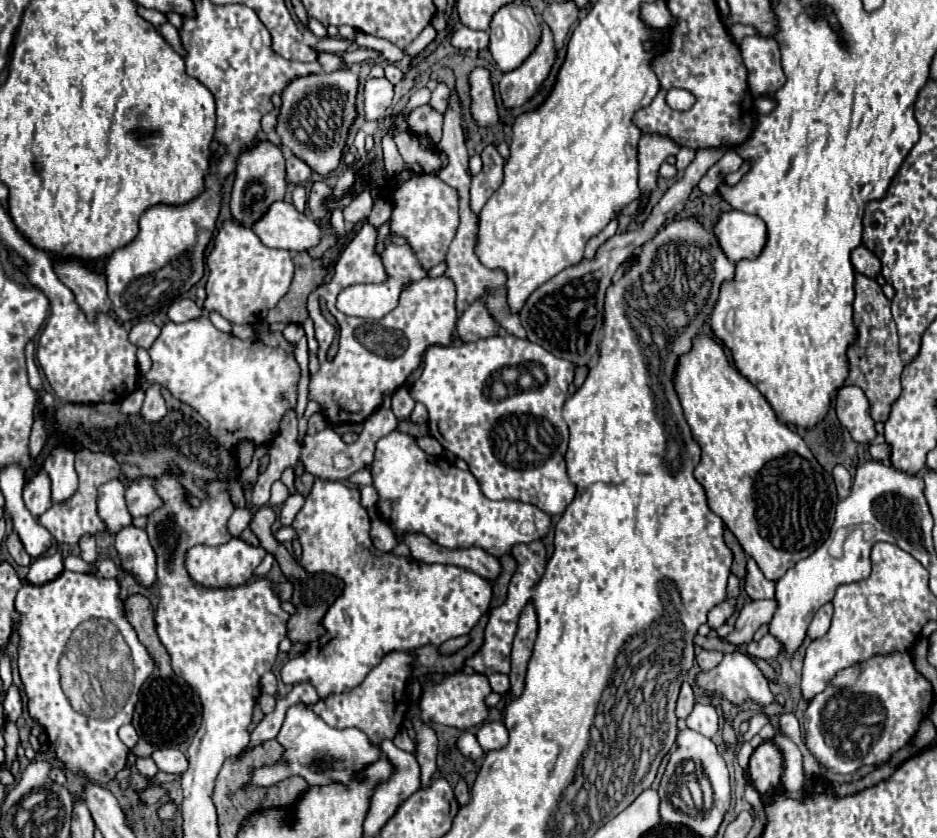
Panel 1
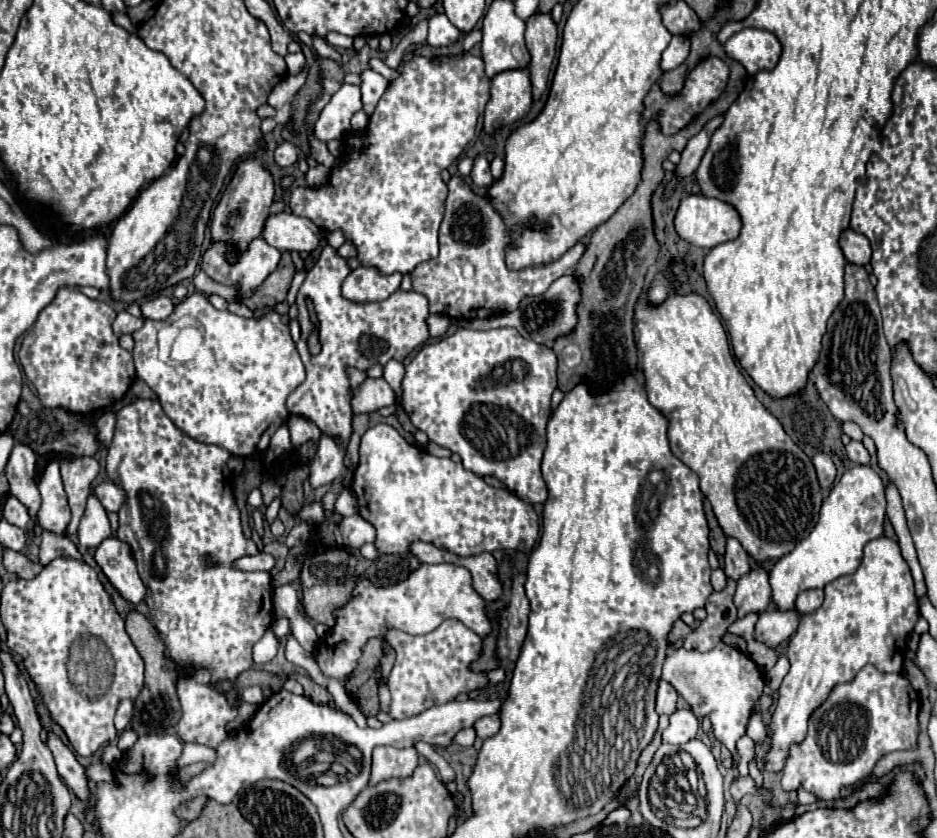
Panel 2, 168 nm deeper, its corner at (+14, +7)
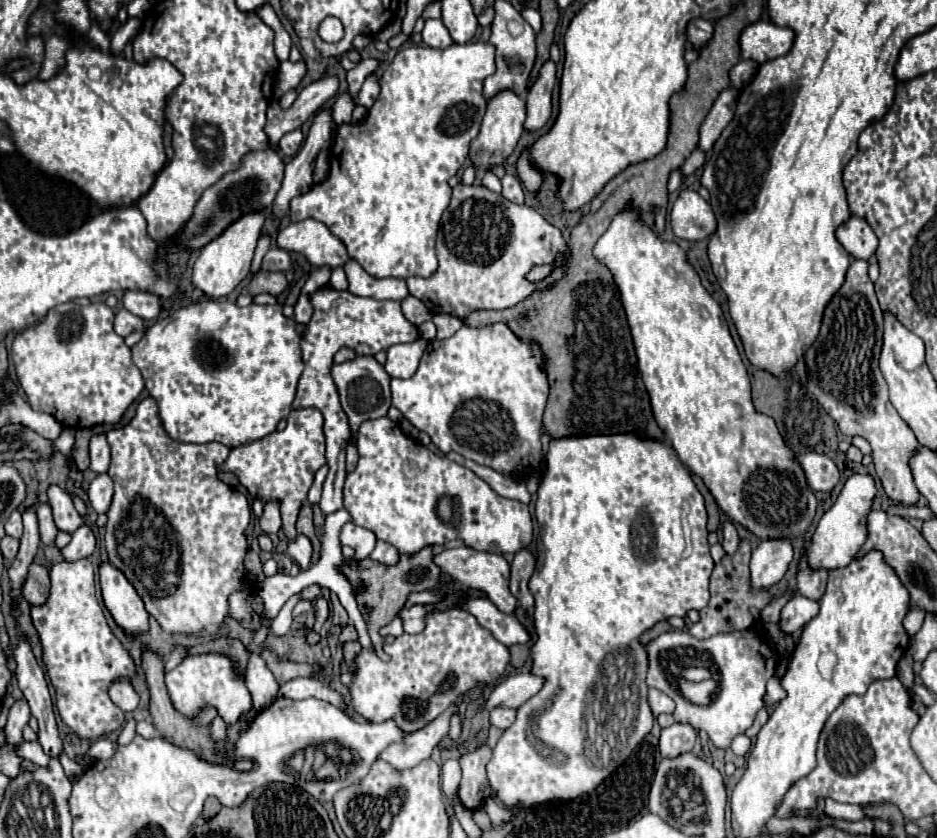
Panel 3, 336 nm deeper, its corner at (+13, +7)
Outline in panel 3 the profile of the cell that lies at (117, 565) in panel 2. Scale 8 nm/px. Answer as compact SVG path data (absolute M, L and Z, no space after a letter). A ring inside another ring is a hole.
M105 560L99 566L99 578L101 578L103 602L107 610L113 614L115 622L129 634L147 632L149 614L145 610L141 596L137 594L133 584L125 578L125 574L115 564Z

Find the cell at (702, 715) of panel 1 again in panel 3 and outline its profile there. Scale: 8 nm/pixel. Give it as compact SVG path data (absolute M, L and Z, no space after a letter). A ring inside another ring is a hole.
M673 724L661 730L661 738L659 738L659 748L663 756L679 756L683 752L691 752L697 740L697 732L691 724Z

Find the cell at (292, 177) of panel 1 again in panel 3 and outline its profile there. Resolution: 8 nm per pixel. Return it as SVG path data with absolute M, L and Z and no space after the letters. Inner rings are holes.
M293 130L289 134L285 134L281 140L279 140L279 150L285 158L293 158L297 152L299 152L299 146L303 142L303 134L301 130Z

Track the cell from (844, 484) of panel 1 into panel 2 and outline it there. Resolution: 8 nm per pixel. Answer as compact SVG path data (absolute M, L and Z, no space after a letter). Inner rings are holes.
M818 452L814 458L812 458L812 464L816 468L816 474L818 474L818 482L824 490L828 490L834 480L836 480L836 466L832 462L832 458L824 452Z

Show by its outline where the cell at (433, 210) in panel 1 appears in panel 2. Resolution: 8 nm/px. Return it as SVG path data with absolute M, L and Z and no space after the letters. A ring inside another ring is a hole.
M414 56L402 64L400 76L388 84L370 116L368 128L362 132L350 132L344 138L342 162L332 168L328 182L322 188L304 186L290 194L292 212L310 218L326 232L342 230L344 238L356 246L360 266L376 268L380 274L412 272L418 264L438 256L438 226L444 216L448 194L442 170L454 164L472 142L478 116L484 112L488 100L490 80L484 74L484 62L480 56Z

